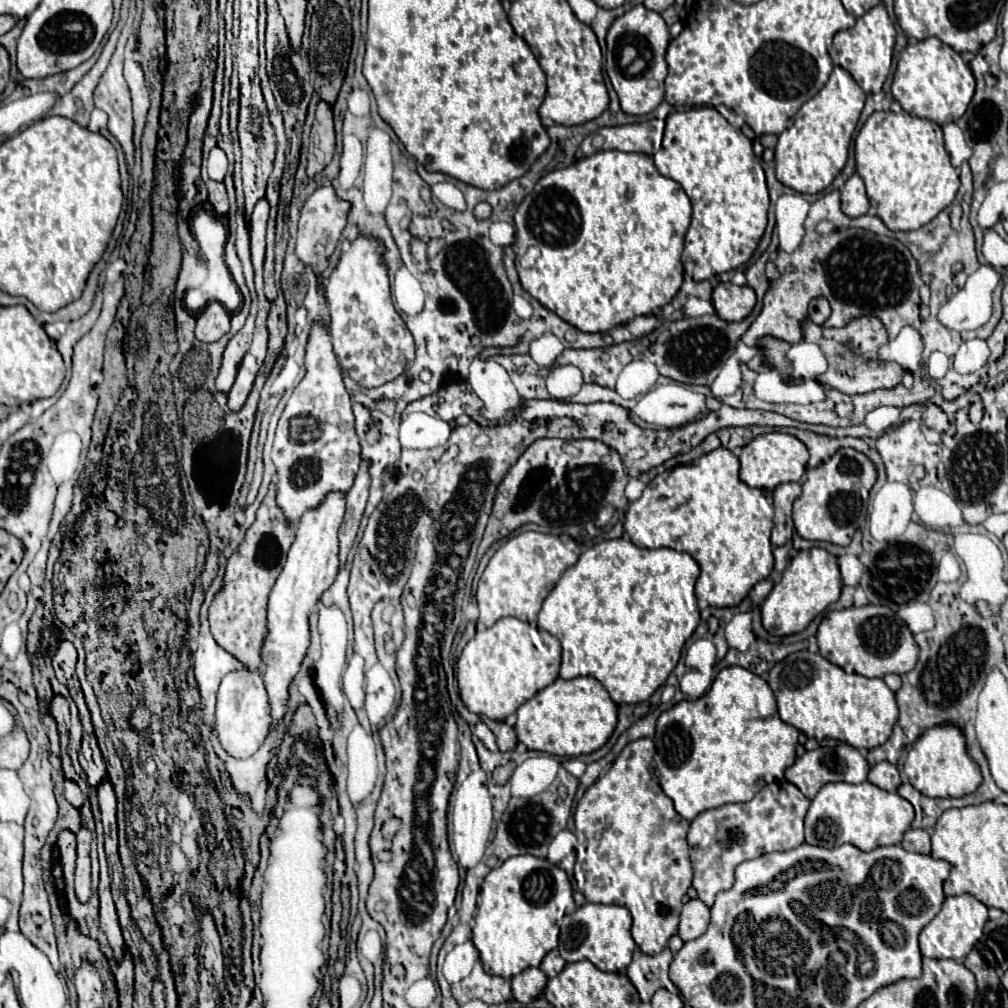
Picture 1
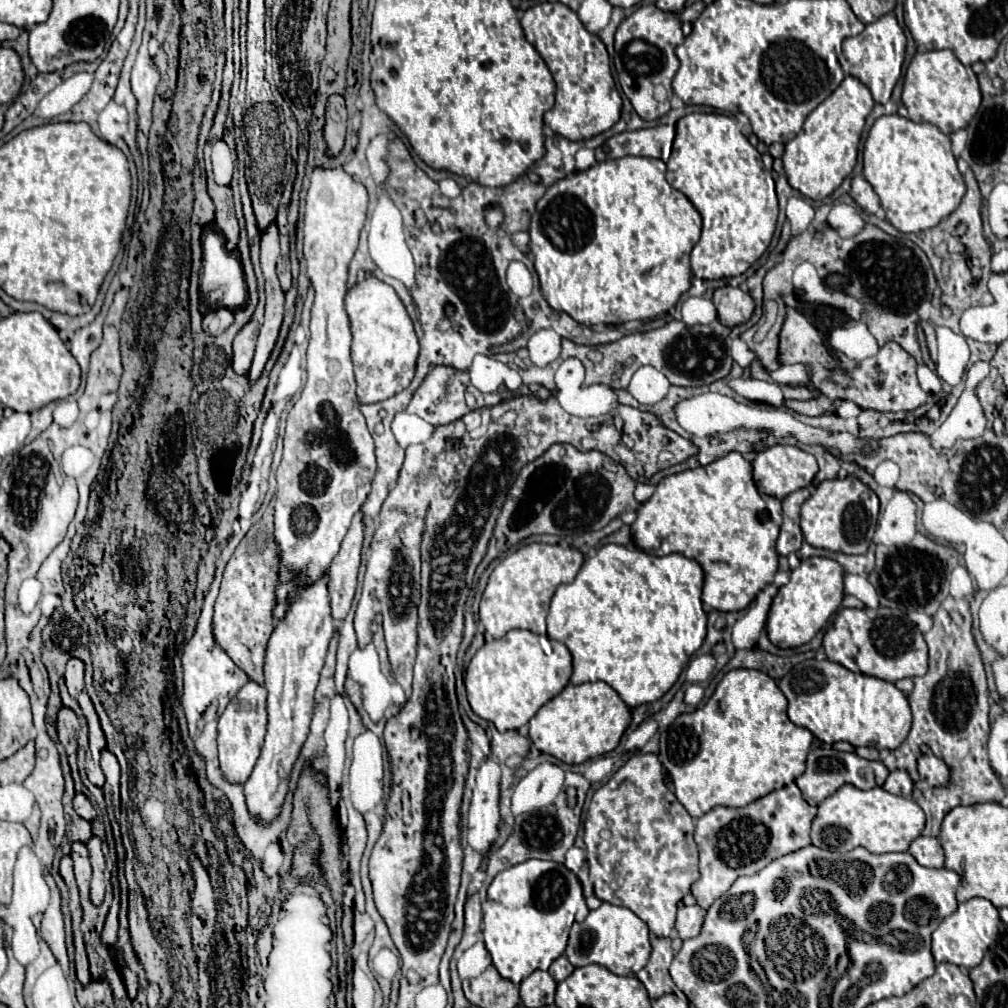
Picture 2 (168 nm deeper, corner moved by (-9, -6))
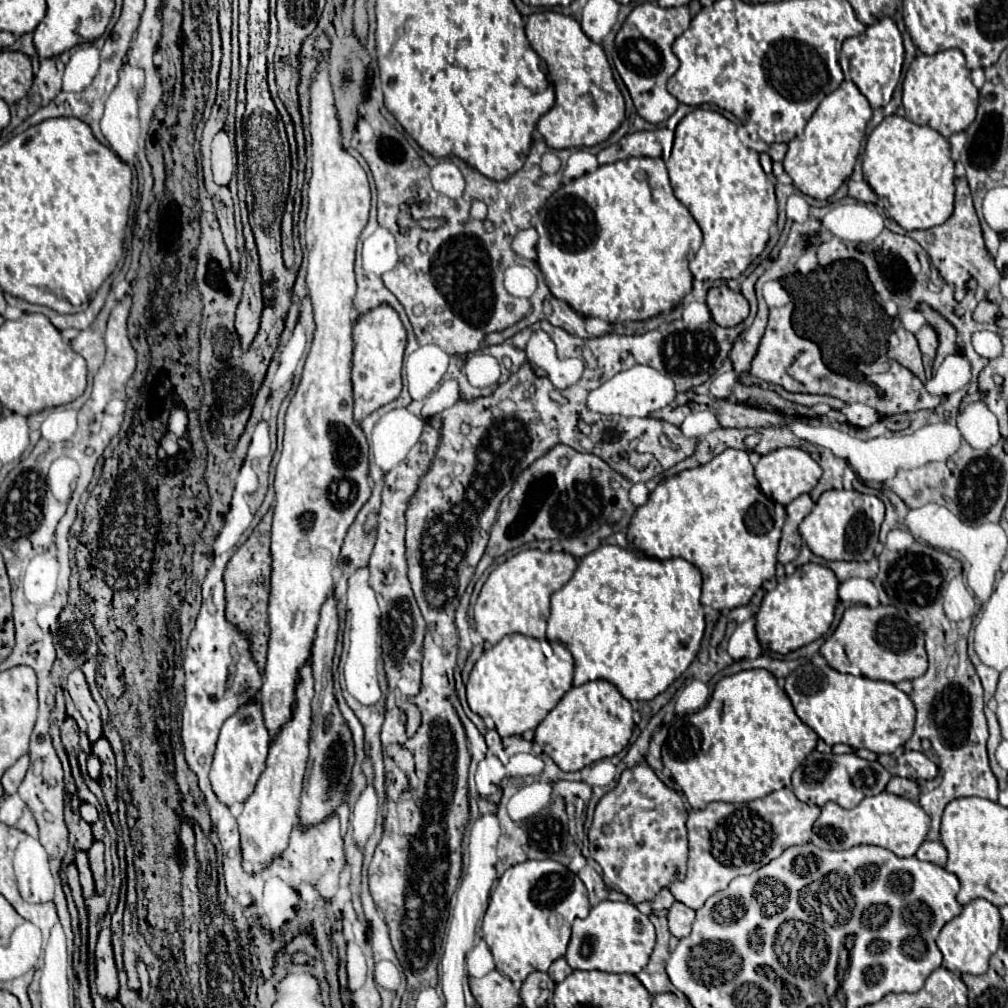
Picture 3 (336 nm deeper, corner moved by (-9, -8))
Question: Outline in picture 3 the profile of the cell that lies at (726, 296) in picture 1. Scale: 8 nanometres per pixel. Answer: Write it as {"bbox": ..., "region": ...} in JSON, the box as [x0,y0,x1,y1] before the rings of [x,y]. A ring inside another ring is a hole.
{"bbox":[707,286,749,326],"region":[[[727,286],[711,288],[707,294],[707,306],[713,320],[719,326],[737,326],[749,316],[749,302],[741,292],[733,292]]]}

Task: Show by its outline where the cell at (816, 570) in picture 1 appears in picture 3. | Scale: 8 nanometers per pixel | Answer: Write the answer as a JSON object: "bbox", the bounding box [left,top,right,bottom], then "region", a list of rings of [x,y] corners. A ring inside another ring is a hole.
{"bbox":[755,562,839,654],"region":[[[811,562],[799,566],[795,574],[787,576],[783,582],[779,582],[773,590],[765,594],[763,604],[755,616],[759,642],[777,654],[787,654],[821,638],[833,622],[835,606],[839,602],[837,588],[839,582],[833,570]]]}

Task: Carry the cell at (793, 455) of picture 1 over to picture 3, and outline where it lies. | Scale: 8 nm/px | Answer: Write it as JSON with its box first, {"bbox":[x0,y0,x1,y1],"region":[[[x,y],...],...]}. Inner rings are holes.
{"bbox":[755,448,821,506],"region":[[[779,448],[773,450],[765,456],[761,456],[761,460],[755,466],[755,478],[759,480],[761,490],[765,492],[765,496],[773,498],[775,502],[787,506],[791,500],[795,500],[801,494],[807,494],[813,490],[813,486],[817,484],[819,476],[821,476],[821,468],[819,464],[815,464],[815,460],[801,448]]]}

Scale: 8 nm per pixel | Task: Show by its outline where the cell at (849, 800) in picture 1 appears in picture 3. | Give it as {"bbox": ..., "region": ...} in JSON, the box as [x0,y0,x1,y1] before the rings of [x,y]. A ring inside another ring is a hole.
{"bbox":[811,792,929,856],"region":[[[881,792],[863,798],[855,808],[841,808],[835,802],[827,802],[821,808],[821,816],[813,824],[811,842],[823,850],[849,850],[859,844],[873,844],[895,852],[897,856],[913,856],[929,832],[929,816],[923,808],[903,796]]]}

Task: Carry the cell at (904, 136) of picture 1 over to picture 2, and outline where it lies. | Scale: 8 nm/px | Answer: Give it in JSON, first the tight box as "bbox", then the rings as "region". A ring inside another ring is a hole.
{"bbox":[863,114,965,234],"region":[[[899,114],[875,120],[863,148],[863,176],[877,192],[887,220],[903,234],[937,226],[959,206],[965,194],[949,136],[933,124],[917,124]]]}

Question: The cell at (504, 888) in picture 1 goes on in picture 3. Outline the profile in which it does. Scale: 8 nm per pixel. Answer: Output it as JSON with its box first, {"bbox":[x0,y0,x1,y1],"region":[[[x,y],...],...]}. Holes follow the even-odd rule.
{"bbox":[481,860,590,988],"region":[[[527,860],[511,866],[491,892],[481,926],[497,970],[517,988],[531,972],[547,972],[557,958],[565,956],[573,920],[586,918],[590,910],[585,884],[563,864],[555,860]]]}

